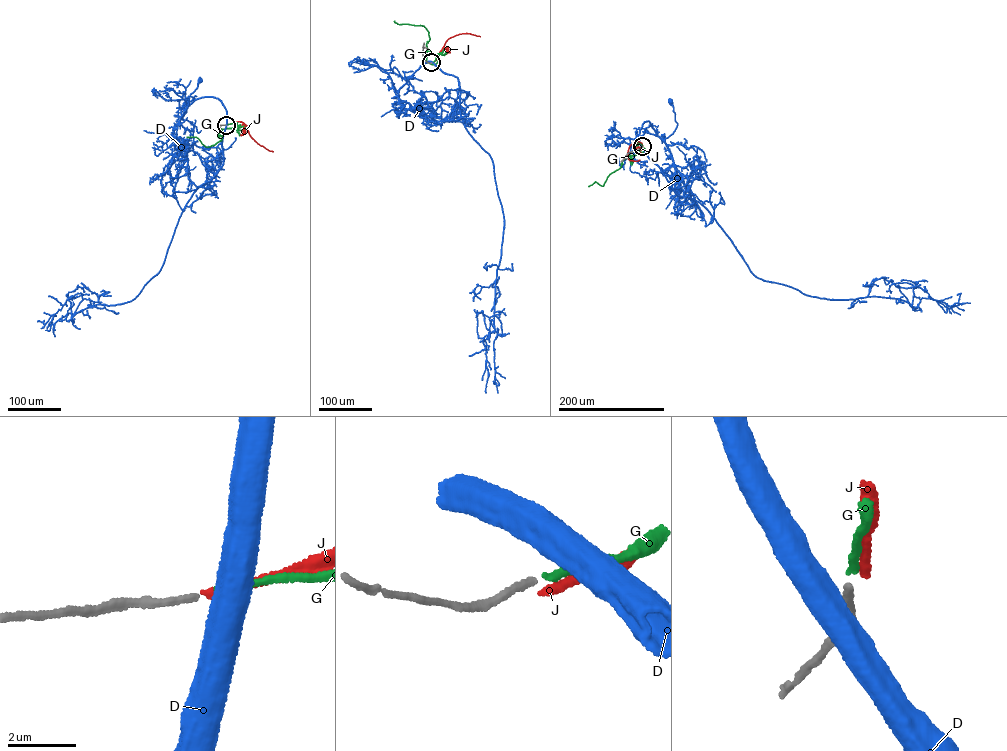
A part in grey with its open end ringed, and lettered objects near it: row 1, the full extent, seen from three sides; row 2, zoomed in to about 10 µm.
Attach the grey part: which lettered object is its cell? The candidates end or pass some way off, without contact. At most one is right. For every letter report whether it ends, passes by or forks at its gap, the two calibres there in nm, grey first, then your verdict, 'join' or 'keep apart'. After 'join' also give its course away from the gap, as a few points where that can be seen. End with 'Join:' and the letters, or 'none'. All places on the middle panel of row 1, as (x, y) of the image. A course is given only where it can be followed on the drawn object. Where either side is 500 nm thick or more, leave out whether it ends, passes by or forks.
D: 190/500 nm | keep apart
G: it ends | 190/190 nm | join | via (431, 62), (441, 52), (436, 63), (427, 61), (426, 45), (430, 39), (425, 28), (394, 21)
J: it ends | 190/220 nm | keep apart
Join: G

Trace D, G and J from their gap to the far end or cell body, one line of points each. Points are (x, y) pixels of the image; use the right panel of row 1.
D: (642, 146), (639, 132), (644, 122), (648, 121), (664, 141), (672, 133), (677, 124), (670, 102)
G: (642, 146), (637, 142), (637, 146), (644, 148), (643, 151), (624, 159), (603, 185), (595, 181), (588, 186)
J: (642, 146), (635, 141), (628, 151), (629, 160), (639, 160)

